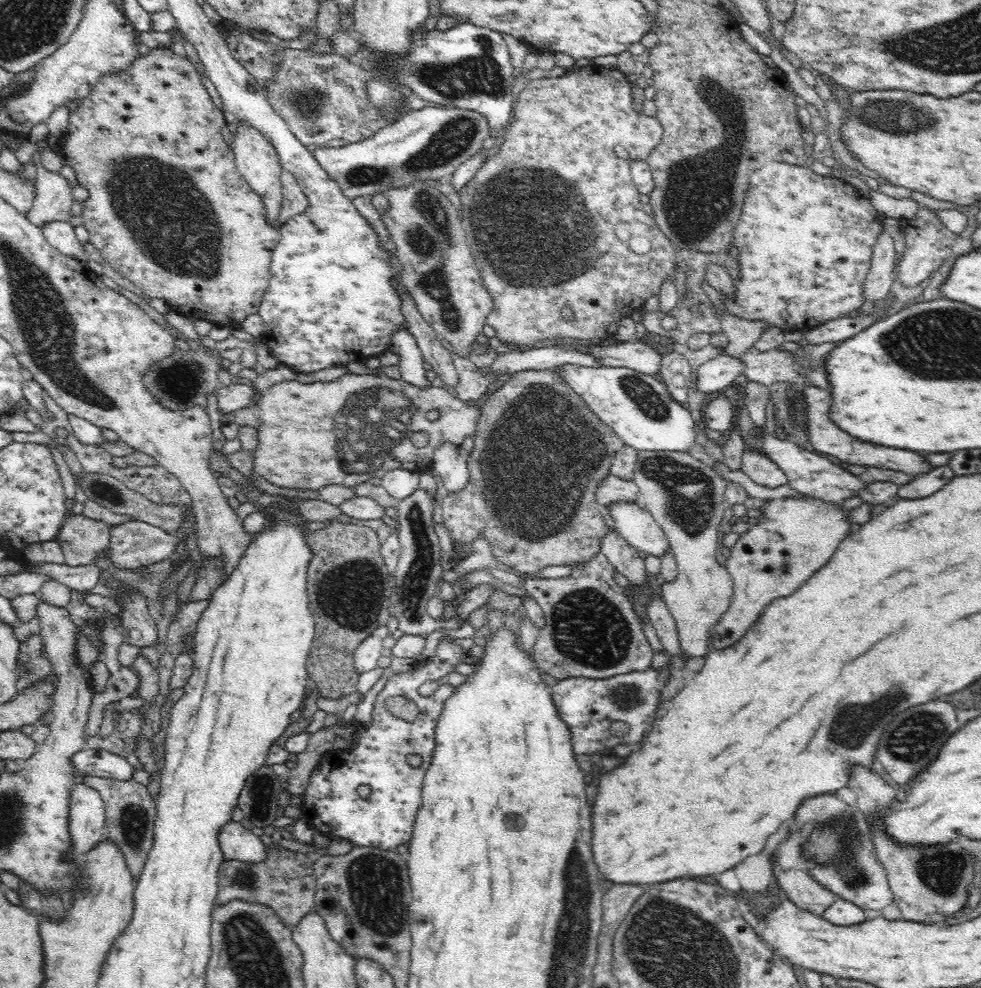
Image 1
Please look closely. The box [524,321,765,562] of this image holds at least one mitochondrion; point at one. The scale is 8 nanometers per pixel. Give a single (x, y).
(689, 494)

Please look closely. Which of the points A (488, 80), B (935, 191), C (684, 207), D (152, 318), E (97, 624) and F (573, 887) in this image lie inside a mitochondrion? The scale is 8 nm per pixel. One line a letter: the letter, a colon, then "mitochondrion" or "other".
A: mitochondrion
B: other
C: mitochondrion
D: other
E: other
F: mitochondrion

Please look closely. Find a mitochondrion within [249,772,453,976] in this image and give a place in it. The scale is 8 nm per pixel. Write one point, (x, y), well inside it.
(385, 882)

